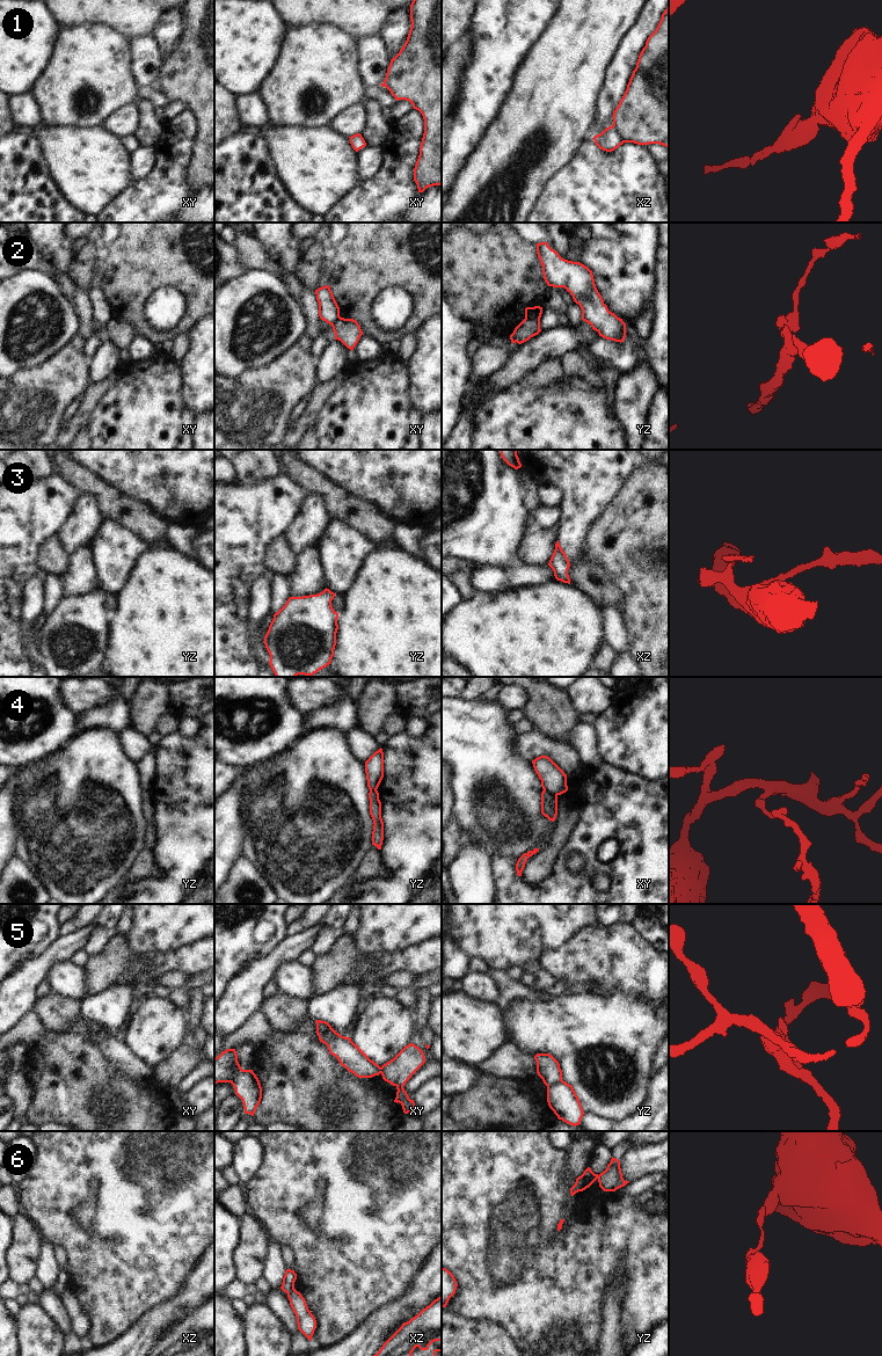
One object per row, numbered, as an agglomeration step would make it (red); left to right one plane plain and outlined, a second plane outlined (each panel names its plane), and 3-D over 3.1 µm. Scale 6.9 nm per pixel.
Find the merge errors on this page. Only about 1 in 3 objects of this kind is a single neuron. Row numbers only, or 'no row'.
1, 2, 4, 5, 6

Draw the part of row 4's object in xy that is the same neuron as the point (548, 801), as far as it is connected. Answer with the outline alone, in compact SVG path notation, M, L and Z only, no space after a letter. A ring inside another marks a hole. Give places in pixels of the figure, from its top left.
M547 790L541 793L541 814L549 821L554 822L557 815L557 795Z

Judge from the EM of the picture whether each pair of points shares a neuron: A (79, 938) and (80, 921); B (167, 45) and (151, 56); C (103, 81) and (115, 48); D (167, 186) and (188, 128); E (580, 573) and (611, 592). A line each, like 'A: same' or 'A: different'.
A: different
B: different
C: same
D: same
E: same

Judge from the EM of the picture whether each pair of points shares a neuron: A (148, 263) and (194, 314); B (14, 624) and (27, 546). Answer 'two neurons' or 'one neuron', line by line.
A: one neuron
B: one neuron

